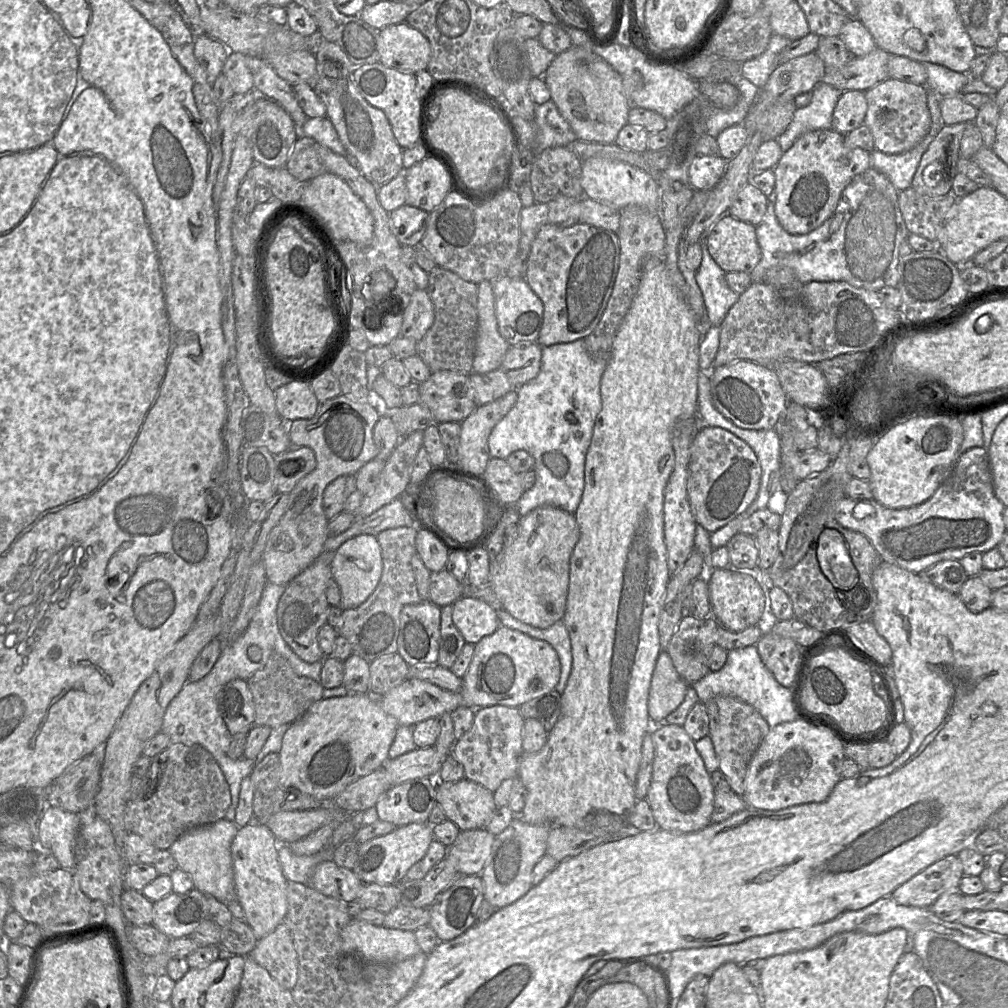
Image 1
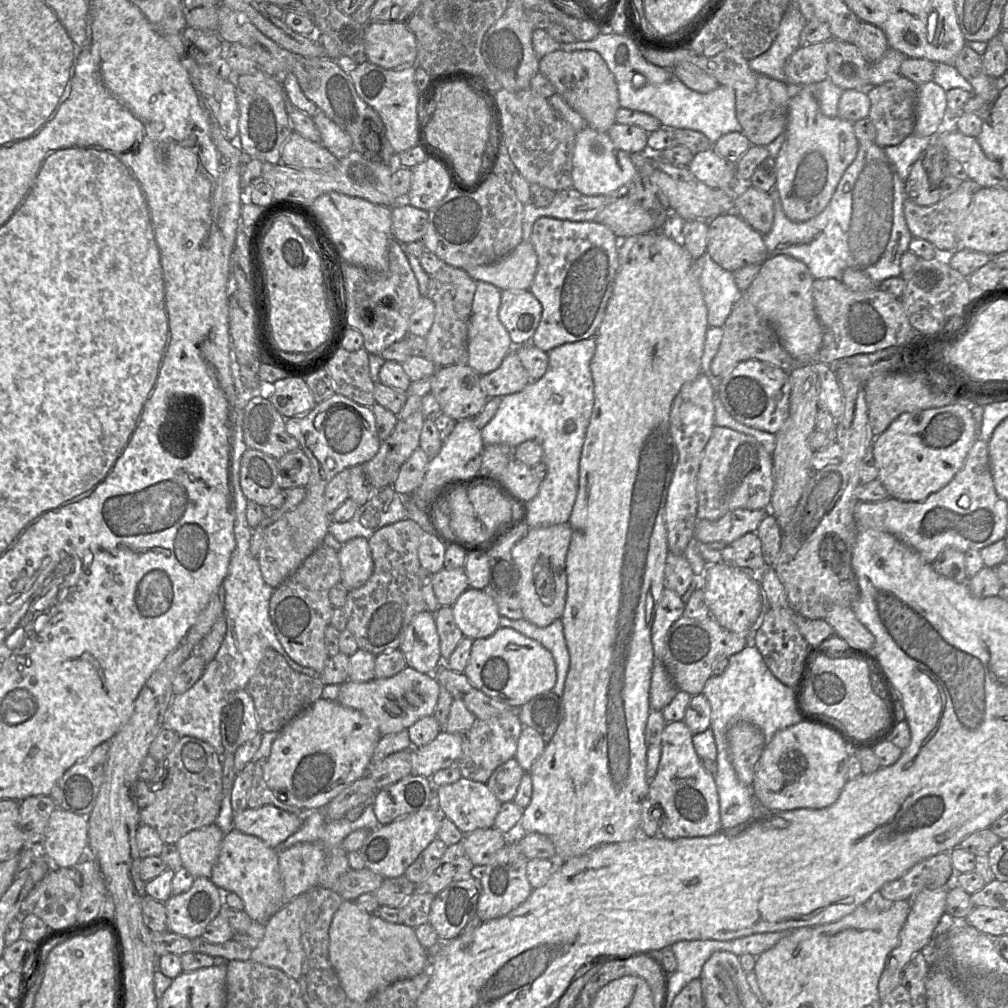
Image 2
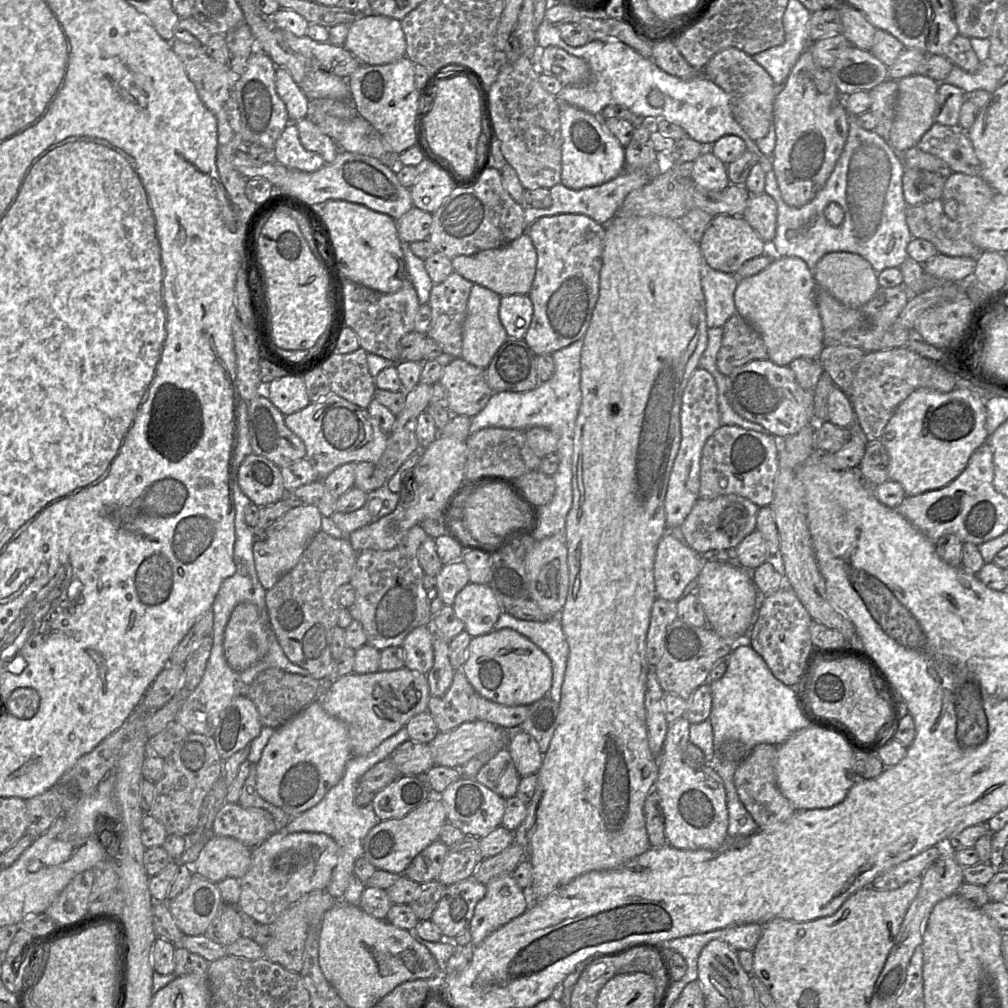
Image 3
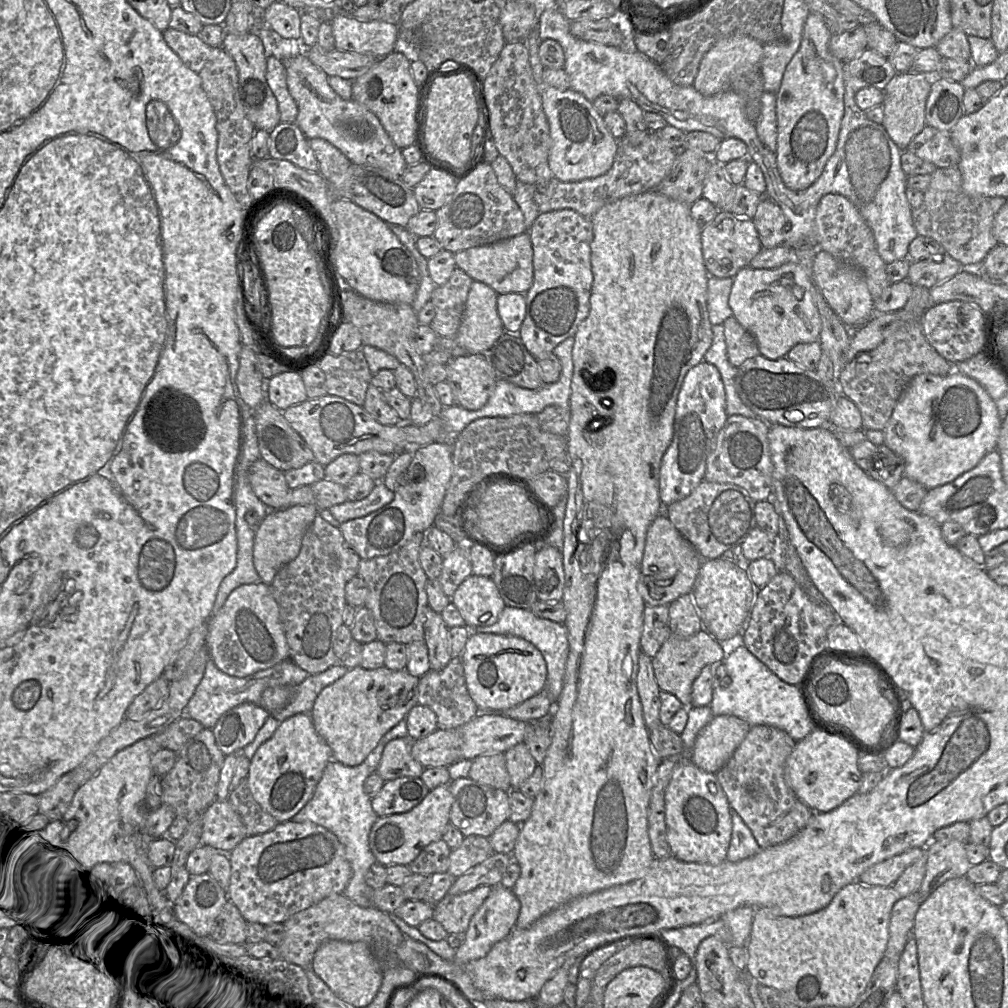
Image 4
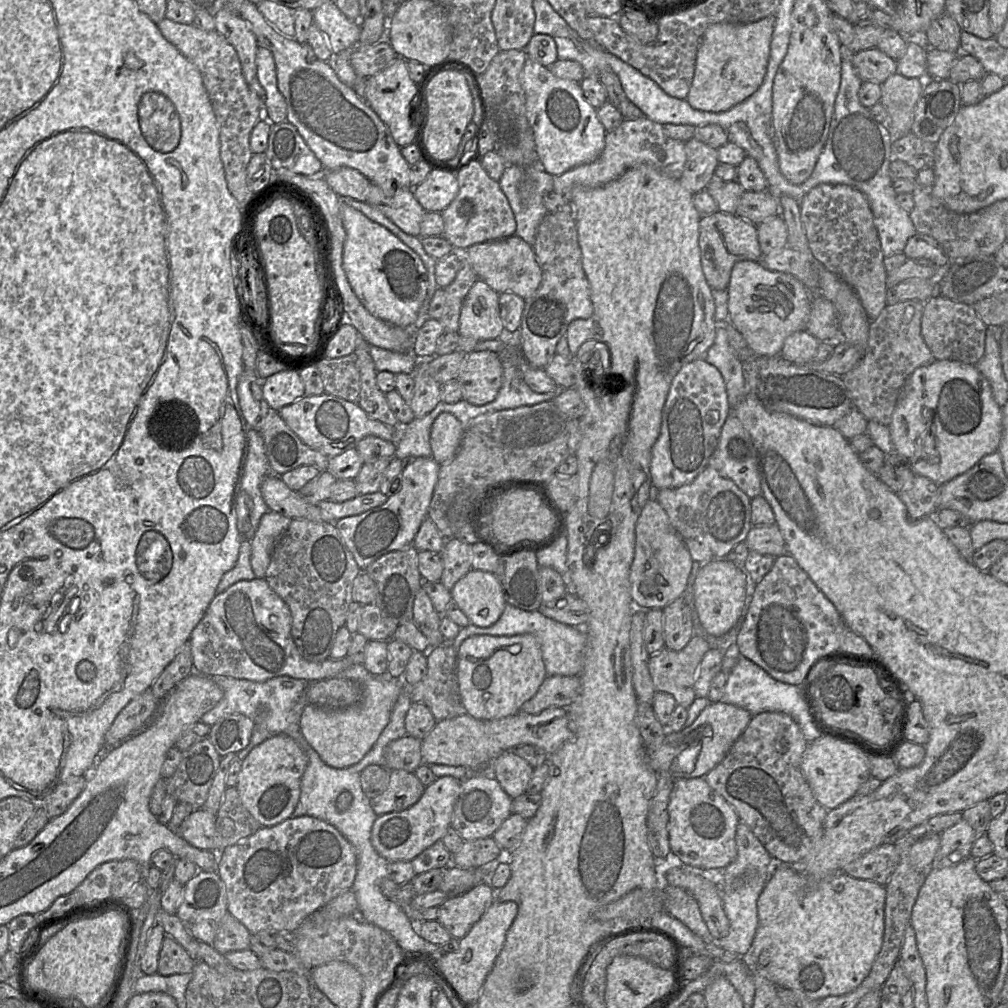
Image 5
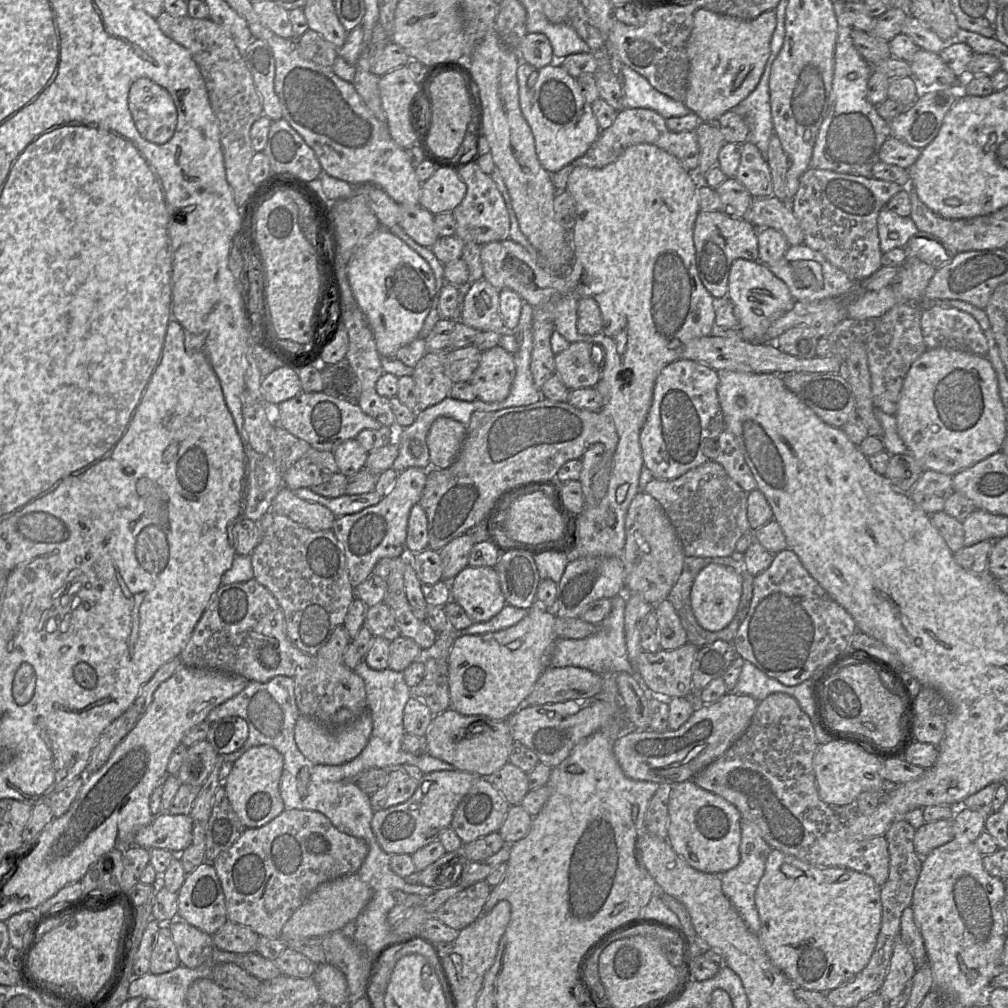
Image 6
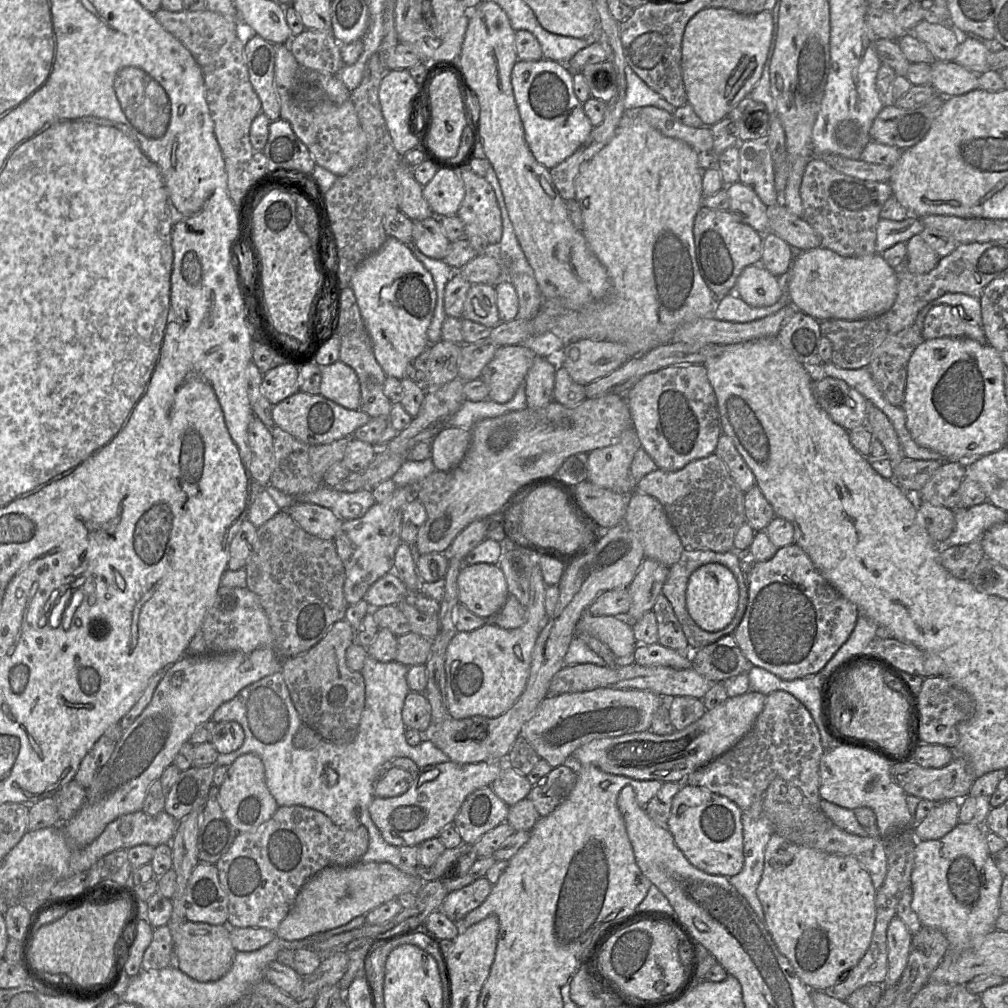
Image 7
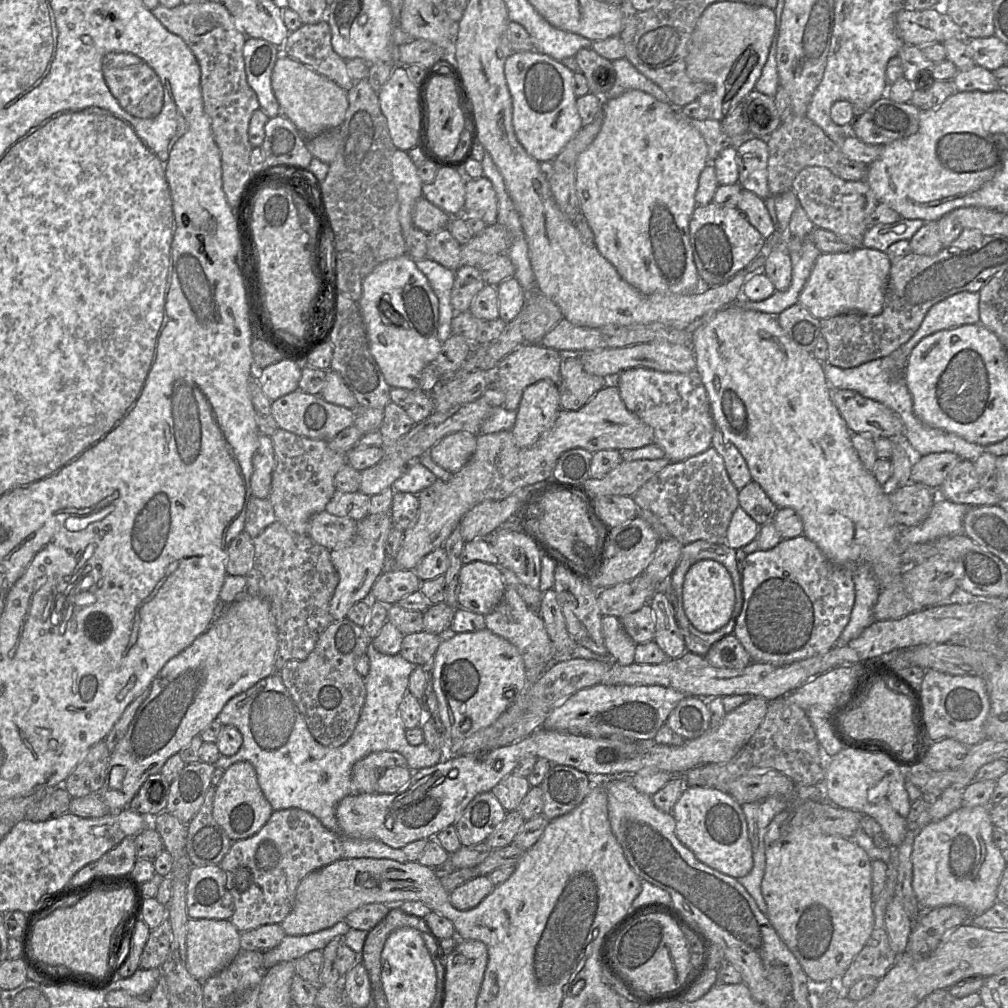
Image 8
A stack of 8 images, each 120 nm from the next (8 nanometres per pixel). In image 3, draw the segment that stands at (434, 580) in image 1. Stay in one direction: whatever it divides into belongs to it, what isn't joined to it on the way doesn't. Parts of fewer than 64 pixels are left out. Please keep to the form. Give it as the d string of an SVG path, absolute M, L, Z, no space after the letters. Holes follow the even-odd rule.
M462 559L445 564L436 576L437 594L444 605L452 606L456 595L468 584L469 571Z

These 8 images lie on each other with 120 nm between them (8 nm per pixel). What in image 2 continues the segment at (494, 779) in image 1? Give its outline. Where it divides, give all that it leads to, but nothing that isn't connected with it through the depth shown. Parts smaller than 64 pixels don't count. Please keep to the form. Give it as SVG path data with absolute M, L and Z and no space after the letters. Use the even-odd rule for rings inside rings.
M505 711L488 720L477 720L464 734L462 755L457 762L462 777L487 783L496 768L515 757L523 727L518 711Z

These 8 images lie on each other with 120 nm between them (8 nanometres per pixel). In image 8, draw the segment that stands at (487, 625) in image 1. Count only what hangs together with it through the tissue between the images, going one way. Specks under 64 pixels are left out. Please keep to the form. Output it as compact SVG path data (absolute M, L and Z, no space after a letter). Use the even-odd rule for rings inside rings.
M481 561L465 564L459 573L458 608L485 616L499 604L505 588L499 566Z

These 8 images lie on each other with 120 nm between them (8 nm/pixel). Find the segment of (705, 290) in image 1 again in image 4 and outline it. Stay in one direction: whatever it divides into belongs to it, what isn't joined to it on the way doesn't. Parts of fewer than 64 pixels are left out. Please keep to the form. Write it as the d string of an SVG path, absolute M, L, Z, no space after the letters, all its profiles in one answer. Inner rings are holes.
M709 276L707 283L707 309L712 325L722 325L733 316L728 304L734 278L716 278Z

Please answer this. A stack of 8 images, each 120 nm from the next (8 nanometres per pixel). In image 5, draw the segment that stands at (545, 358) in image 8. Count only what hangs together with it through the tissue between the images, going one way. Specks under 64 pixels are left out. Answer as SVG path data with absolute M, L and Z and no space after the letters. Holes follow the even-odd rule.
M492 351L466 353L457 380L462 385L463 399L481 406L492 402L503 381L499 355Z

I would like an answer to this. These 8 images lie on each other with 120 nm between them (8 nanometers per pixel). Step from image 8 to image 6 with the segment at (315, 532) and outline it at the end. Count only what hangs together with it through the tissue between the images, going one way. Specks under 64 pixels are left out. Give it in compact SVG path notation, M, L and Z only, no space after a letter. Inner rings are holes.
M285 485L272 500L271 511L312 531L331 530L336 516L325 506L300 499Z

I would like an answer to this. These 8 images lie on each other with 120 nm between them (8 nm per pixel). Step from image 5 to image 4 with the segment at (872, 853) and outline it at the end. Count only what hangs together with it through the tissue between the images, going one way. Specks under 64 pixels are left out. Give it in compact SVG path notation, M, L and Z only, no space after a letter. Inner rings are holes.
M926 848L908 849L869 867L859 876L857 881L867 886L891 886L907 867L923 855L926 855Z

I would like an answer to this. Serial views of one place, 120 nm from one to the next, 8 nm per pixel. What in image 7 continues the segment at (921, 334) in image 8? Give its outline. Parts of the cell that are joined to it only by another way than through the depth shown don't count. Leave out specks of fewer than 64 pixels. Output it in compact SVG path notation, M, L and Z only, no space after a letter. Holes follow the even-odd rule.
M946 293L937 299L930 301L919 311L913 324L915 324L922 331L924 319L927 313L931 308L941 304L957 307L961 317L963 314L968 323L982 327L980 300L963 293Z

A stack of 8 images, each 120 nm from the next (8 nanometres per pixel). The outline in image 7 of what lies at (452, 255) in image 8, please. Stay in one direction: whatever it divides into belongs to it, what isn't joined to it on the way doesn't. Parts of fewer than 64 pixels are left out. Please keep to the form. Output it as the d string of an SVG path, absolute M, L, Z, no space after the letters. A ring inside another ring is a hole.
M432 215L413 221L412 235L414 246L421 253L429 258L444 259L451 242L443 232L439 217Z

